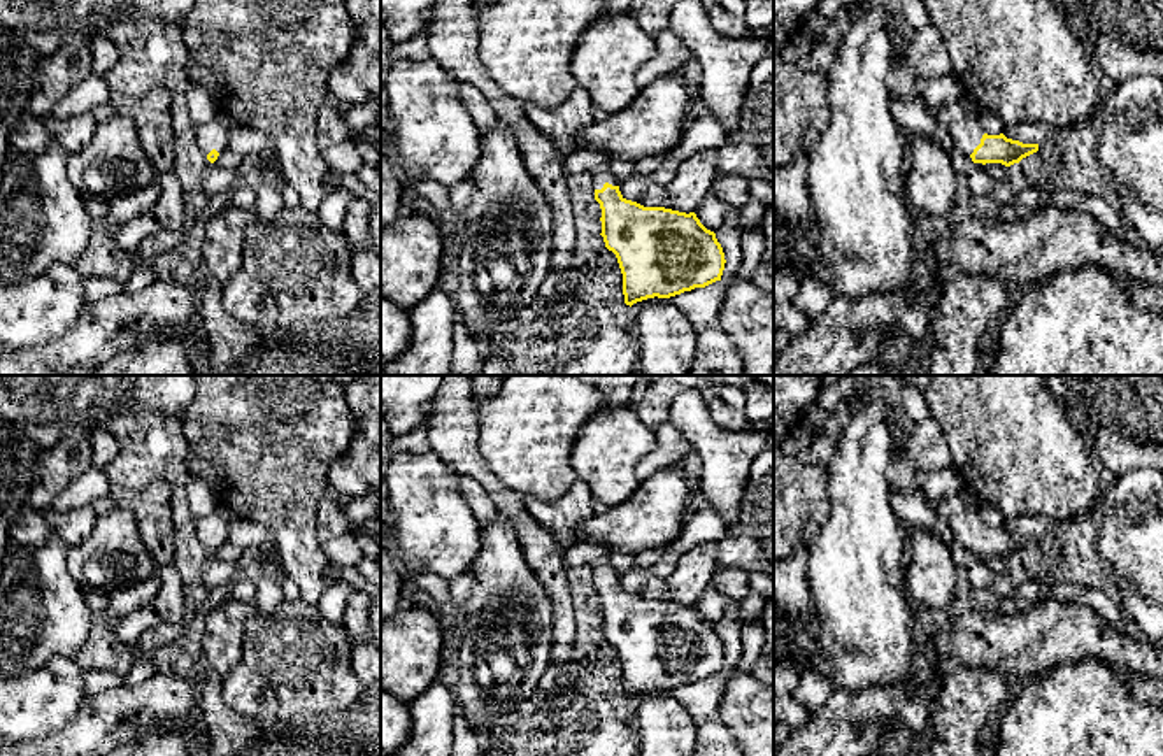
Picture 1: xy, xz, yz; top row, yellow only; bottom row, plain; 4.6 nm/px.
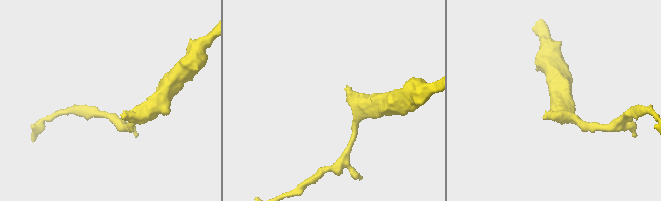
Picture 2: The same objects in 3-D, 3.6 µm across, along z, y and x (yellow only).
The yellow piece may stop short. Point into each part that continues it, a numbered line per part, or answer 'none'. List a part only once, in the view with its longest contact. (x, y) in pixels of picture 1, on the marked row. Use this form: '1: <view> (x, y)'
1: xz (600, 179)

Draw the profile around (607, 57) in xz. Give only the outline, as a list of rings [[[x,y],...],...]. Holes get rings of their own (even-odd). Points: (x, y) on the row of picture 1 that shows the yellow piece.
[[[631,14],[600,18],[574,46],[570,70],[607,114],[626,109],[640,93],[639,68],[656,54],[654,35]]]

